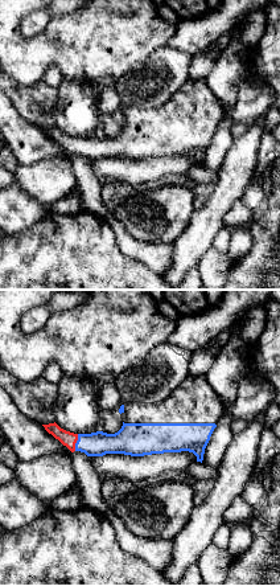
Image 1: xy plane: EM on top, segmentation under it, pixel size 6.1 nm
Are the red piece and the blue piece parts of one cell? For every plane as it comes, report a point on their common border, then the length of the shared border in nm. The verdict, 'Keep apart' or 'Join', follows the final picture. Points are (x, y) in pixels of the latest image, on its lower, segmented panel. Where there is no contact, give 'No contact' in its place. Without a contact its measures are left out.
Touches red at (75, 442). Shared border 110 nm

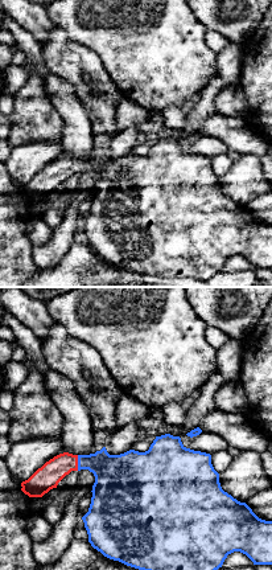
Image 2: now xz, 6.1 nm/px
Touches red at (77, 463). Shared border 100 nm

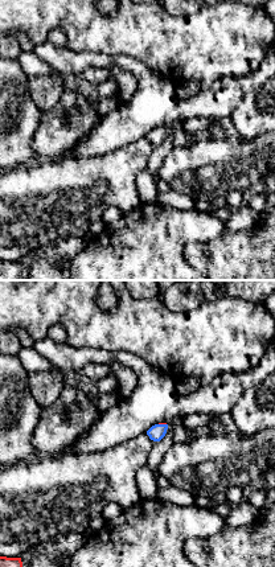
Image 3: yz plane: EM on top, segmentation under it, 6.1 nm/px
Touches red at (163, 423). Shared border 50 nm

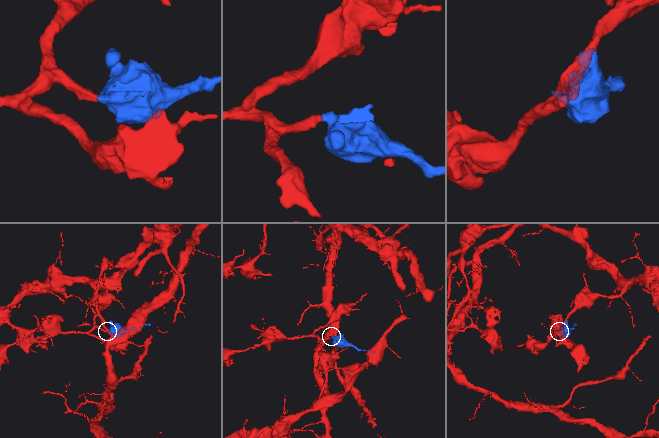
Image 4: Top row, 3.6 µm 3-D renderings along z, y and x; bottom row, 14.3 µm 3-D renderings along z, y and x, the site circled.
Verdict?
Join

